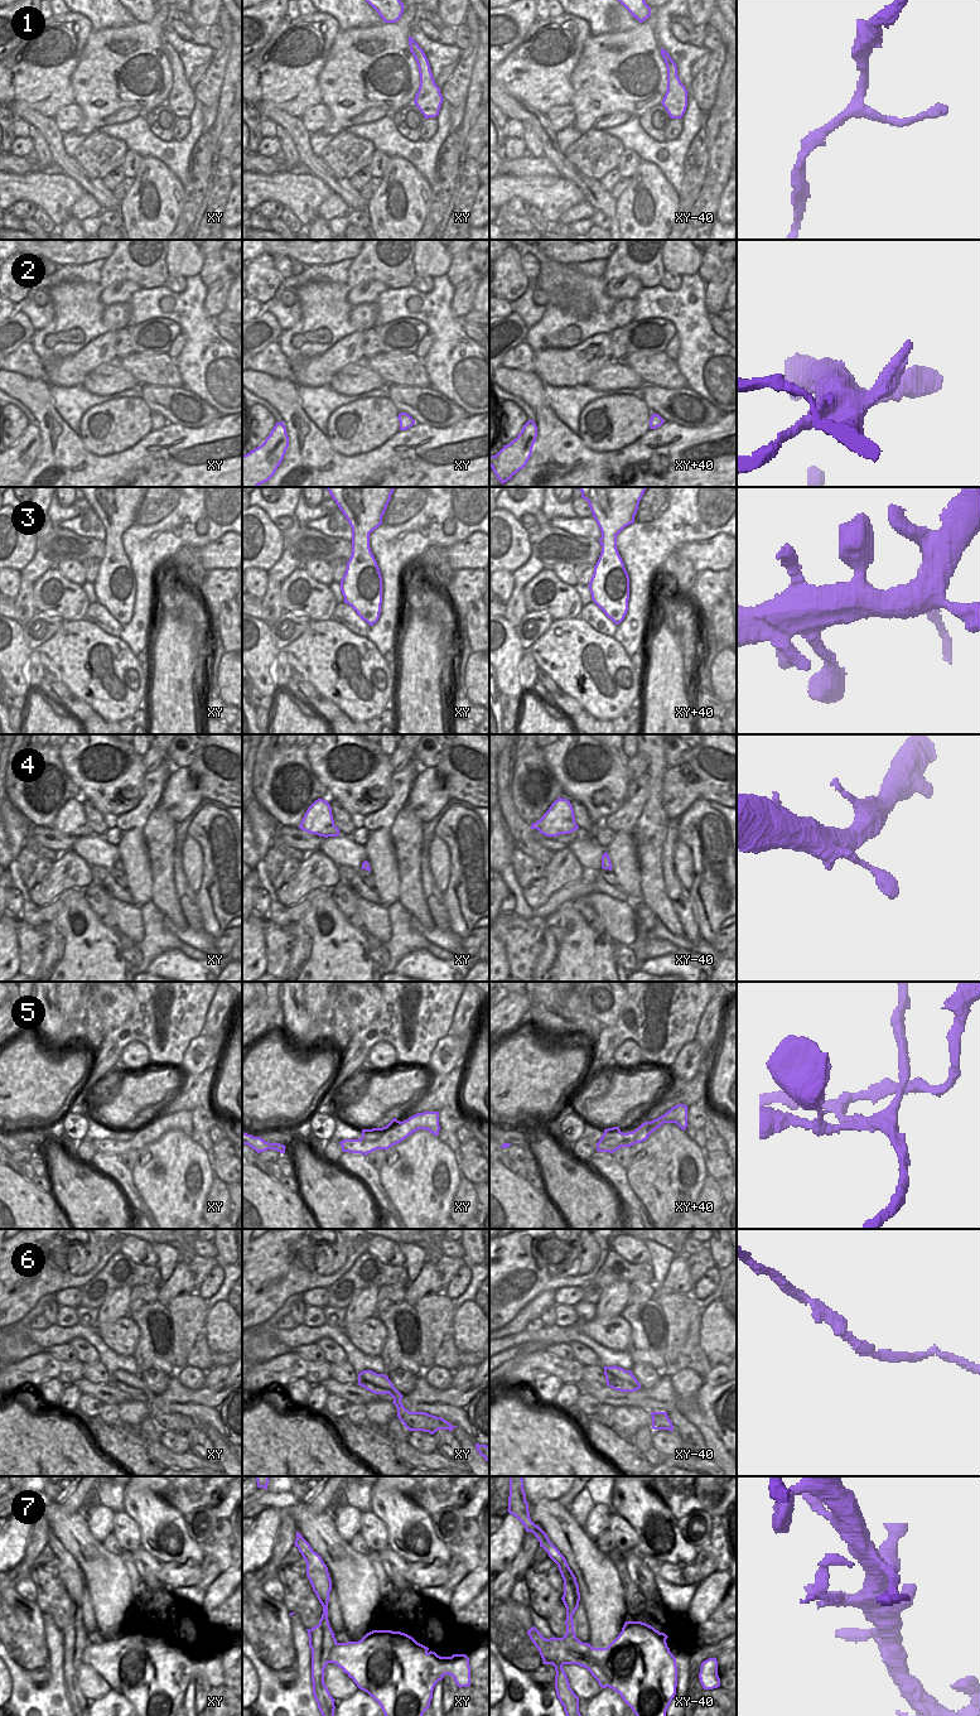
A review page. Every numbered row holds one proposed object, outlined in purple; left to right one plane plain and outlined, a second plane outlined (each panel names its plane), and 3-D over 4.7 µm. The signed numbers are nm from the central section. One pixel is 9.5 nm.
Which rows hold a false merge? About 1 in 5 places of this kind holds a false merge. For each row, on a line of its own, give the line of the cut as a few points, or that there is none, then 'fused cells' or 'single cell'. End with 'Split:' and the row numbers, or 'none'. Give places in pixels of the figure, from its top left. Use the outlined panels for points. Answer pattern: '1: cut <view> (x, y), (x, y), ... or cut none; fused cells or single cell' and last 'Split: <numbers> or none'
1: cut none; single cell
2: cut none; single cell
3: cut none; single cell
4: cut none; single cell
5: cut xy (387, 1129), (382, 1136), (371, 1141), (342, 1141); fused cells
6: cut none; single cell
7: cut xy (338, 1643), (333, 1647), (328, 1662); fused cells
Split: 5, 7

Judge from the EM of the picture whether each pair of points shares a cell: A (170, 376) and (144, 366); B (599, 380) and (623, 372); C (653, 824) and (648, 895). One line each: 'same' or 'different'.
A: same
B: same
C: same

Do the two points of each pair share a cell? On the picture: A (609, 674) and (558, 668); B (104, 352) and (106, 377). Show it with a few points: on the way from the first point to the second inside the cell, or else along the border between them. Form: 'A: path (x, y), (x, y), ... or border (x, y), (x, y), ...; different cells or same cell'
A: path (597, 671), (593, 668), (570, 668); same cell
B: border (116, 357), (109, 362), (99, 364), (82, 381); different cells

